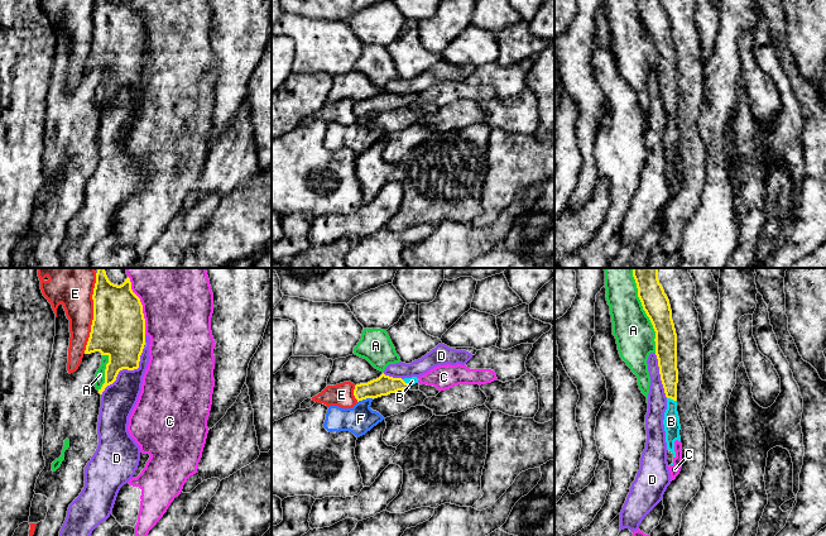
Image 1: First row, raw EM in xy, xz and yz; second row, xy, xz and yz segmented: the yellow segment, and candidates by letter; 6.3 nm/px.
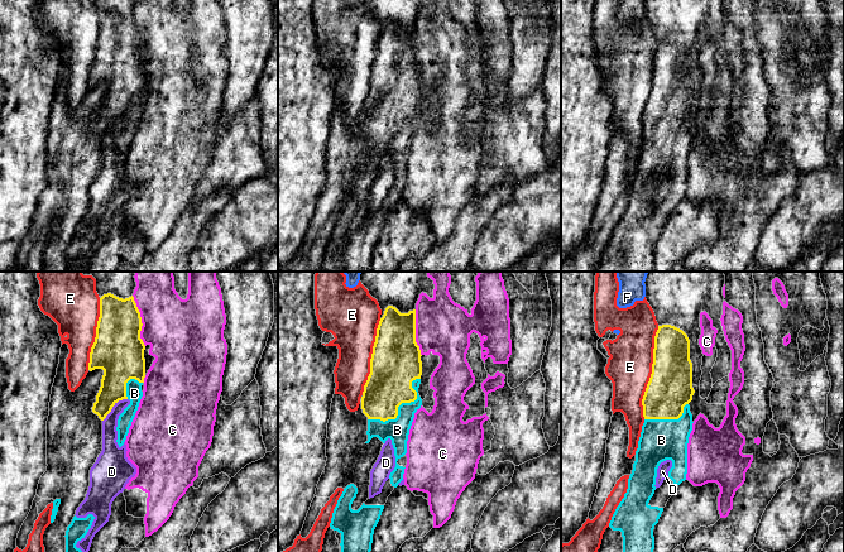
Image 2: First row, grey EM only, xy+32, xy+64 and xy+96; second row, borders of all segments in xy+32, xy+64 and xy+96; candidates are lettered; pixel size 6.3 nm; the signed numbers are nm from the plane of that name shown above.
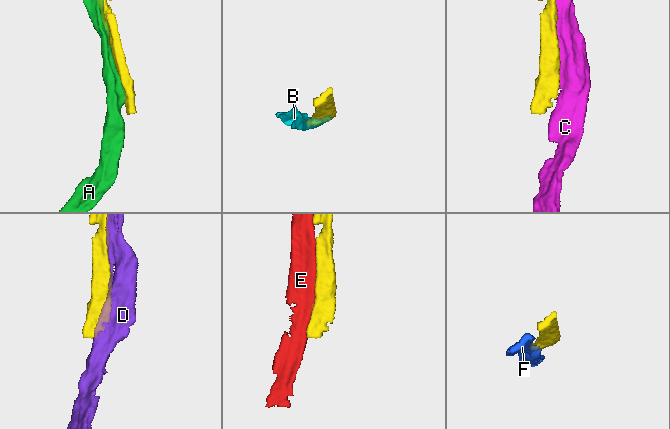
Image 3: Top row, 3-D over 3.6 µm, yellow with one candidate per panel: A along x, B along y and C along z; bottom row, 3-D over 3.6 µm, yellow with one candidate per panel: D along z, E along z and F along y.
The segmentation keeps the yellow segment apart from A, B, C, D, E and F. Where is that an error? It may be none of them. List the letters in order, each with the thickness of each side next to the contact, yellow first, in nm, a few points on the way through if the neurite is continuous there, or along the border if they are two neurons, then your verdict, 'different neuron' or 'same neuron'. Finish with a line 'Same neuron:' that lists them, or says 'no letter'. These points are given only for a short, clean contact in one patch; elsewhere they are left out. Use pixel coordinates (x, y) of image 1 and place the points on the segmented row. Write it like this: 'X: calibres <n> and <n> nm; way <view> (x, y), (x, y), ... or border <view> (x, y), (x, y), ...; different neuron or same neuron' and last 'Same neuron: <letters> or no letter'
A: calibres 170 and 260 nm; different neuron
B: calibres 130 and 100 nm; way yz (667, 360), (672, 398), (671, 421); same neuron
C: calibres 340 and 480 nm; different neuron
D: calibres 340 and 220 nm; different neuron
E: calibres 340 and 300 nm; different neuron
F: calibres 130 and 180 nm; different neuron
Same neuron: B

